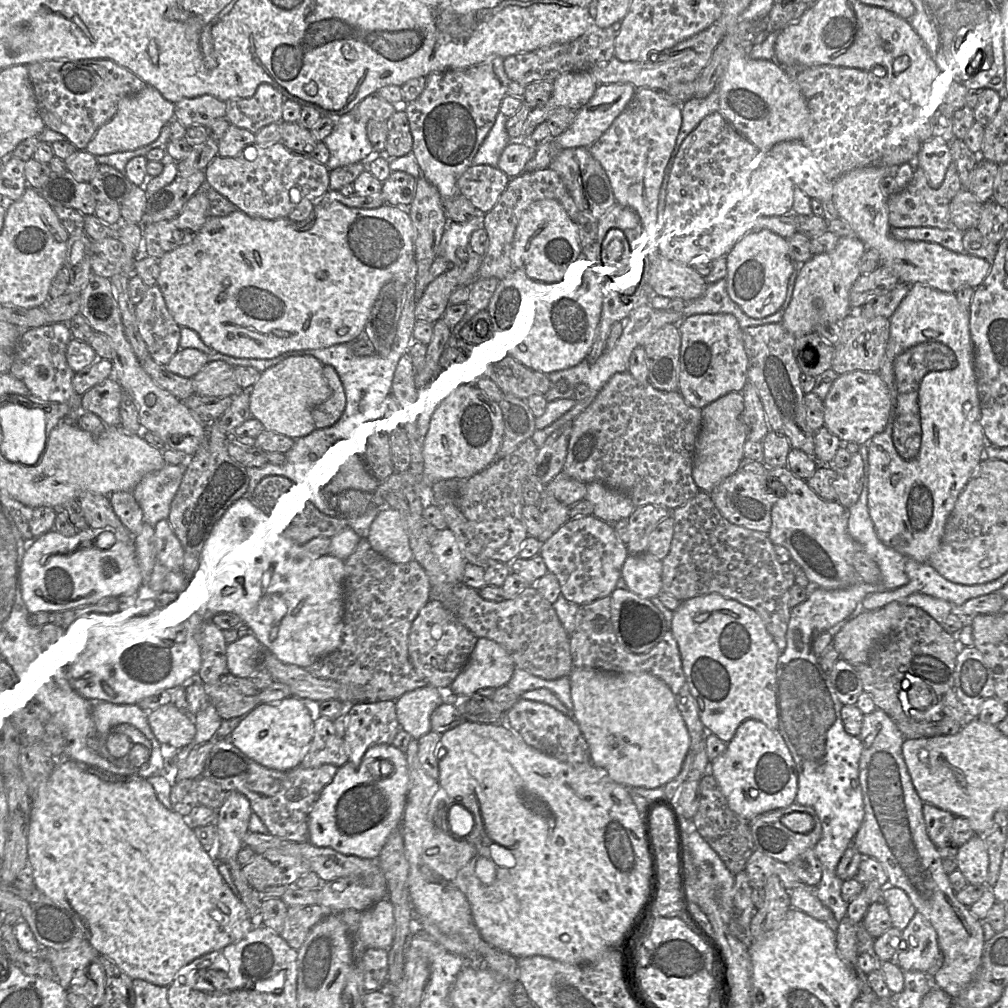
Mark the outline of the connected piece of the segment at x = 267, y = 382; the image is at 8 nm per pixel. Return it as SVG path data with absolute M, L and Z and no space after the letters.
M312 355L290 356L262 373L249 390L252 417L259 420L265 430L287 436L294 441L310 435L316 428L312 416L315 407L331 397L327 380L323 375L323 364Z

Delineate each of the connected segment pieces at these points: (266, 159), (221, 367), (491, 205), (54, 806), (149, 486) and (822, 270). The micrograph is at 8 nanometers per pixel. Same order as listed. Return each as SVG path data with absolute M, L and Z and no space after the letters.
M256 143L244 148L235 157L216 157L205 168L205 184L210 185L218 193L233 203L237 209L254 218L273 220L287 217L303 200L317 201L328 190L330 170L313 159L310 154L300 154L287 149L282 143L261 146Z
M210 361L192 378L194 394L211 397L234 397L241 388L234 367L225 361Z
M476 167L460 180L461 195L483 213L496 212L513 179L499 167Z
M57 760L50 777L38 788L35 798L32 798L27 854L35 887L68 911L81 925L84 939L88 940L100 955L111 959L132 980L141 979L157 986L169 987L181 967L204 954L239 942L256 925L245 904L221 876L214 853L203 848L186 817L167 809L159 801L152 785L138 775L112 774L82 762Z
M166 465L146 474L133 490L140 504L146 523L155 527L158 522L168 521L172 502L178 495L186 466Z
M855 236L840 237L836 247L828 253L813 254L809 259L799 262L790 302L782 317L782 325L796 338L814 332L815 326L824 321L840 322L850 313L849 294L852 285L861 275L859 260L866 250L862 241Z

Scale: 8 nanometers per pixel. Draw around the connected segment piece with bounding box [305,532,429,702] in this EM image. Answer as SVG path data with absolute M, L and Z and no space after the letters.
M365 534L357 537L349 551L342 557L342 618L339 640L334 649L305 668L312 676L358 685L373 692L376 702L396 701L404 693L428 685L414 670L408 657L407 635L409 623L416 610L429 600L429 578L414 560L395 563L373 549Z

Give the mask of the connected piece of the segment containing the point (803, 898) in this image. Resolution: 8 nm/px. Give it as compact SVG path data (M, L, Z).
M801 883L790 890L789 897L792 908L825 922L834 931L837 930L839 922L835 919L833 912L818 899L814 887Z

